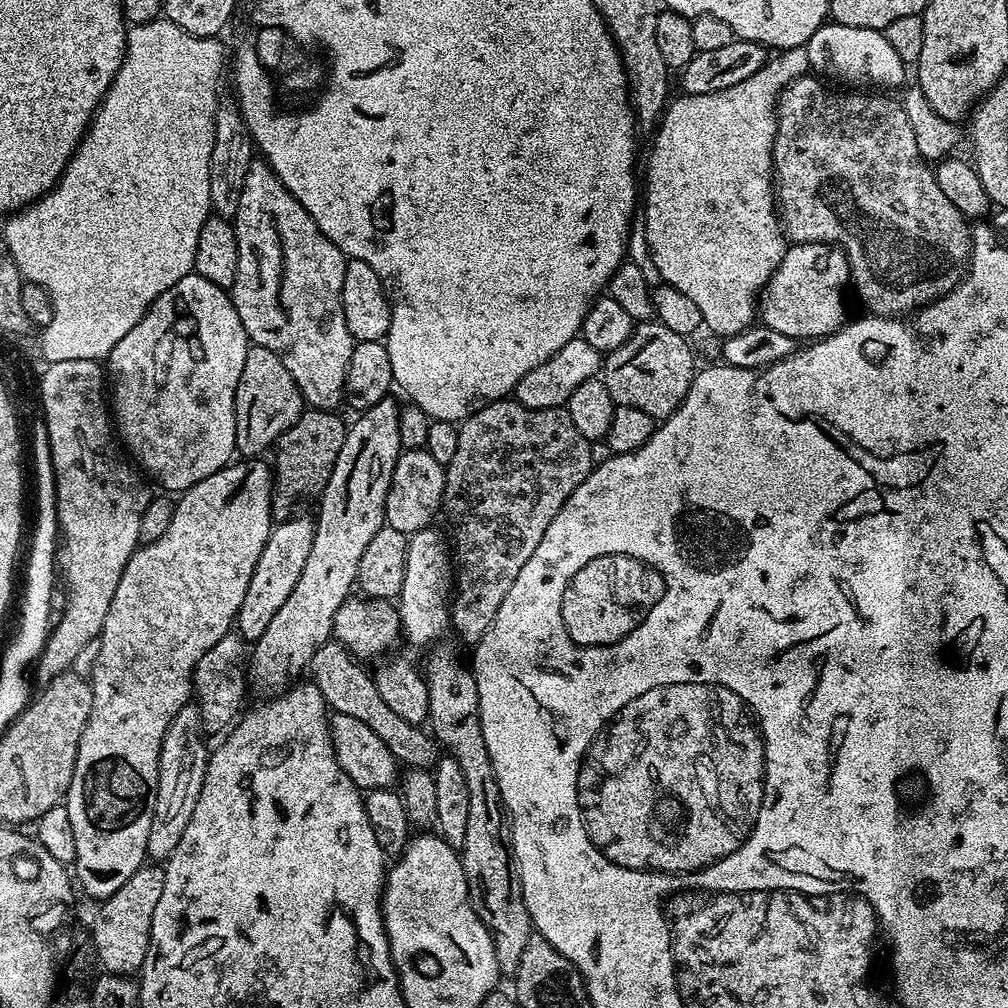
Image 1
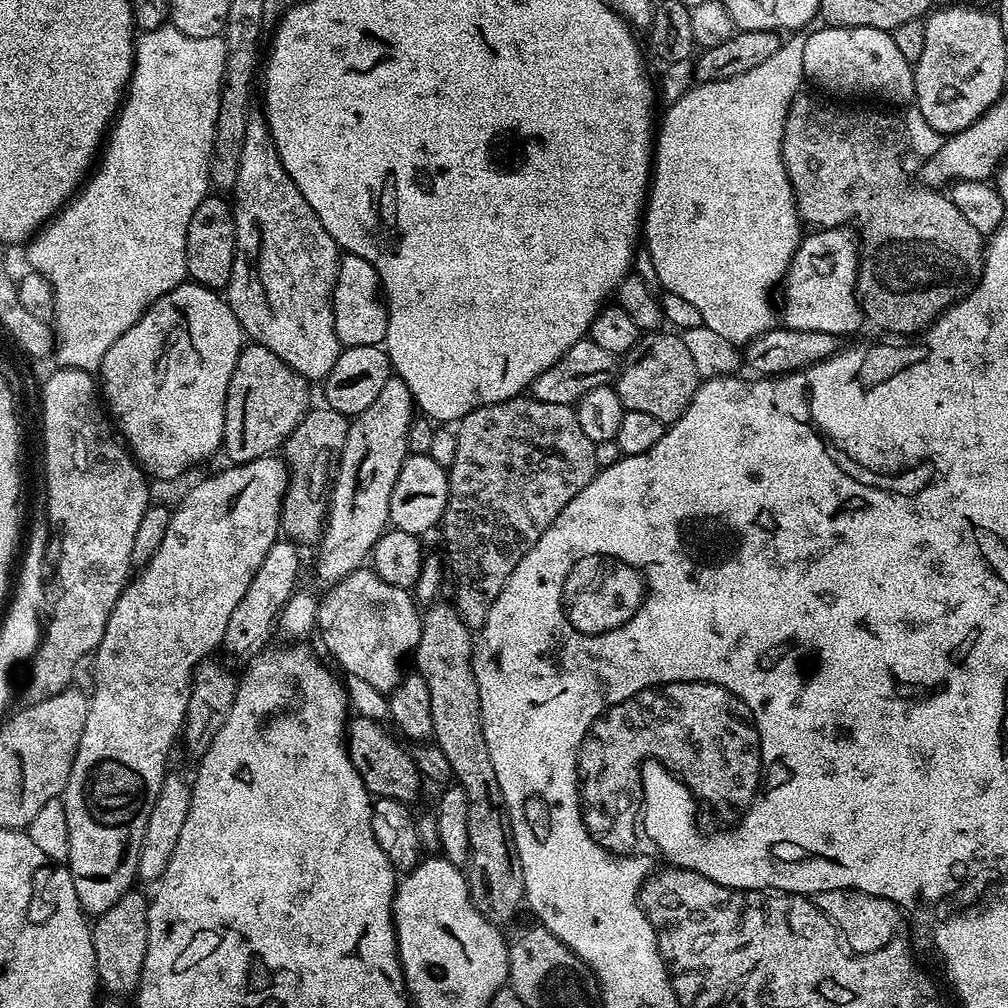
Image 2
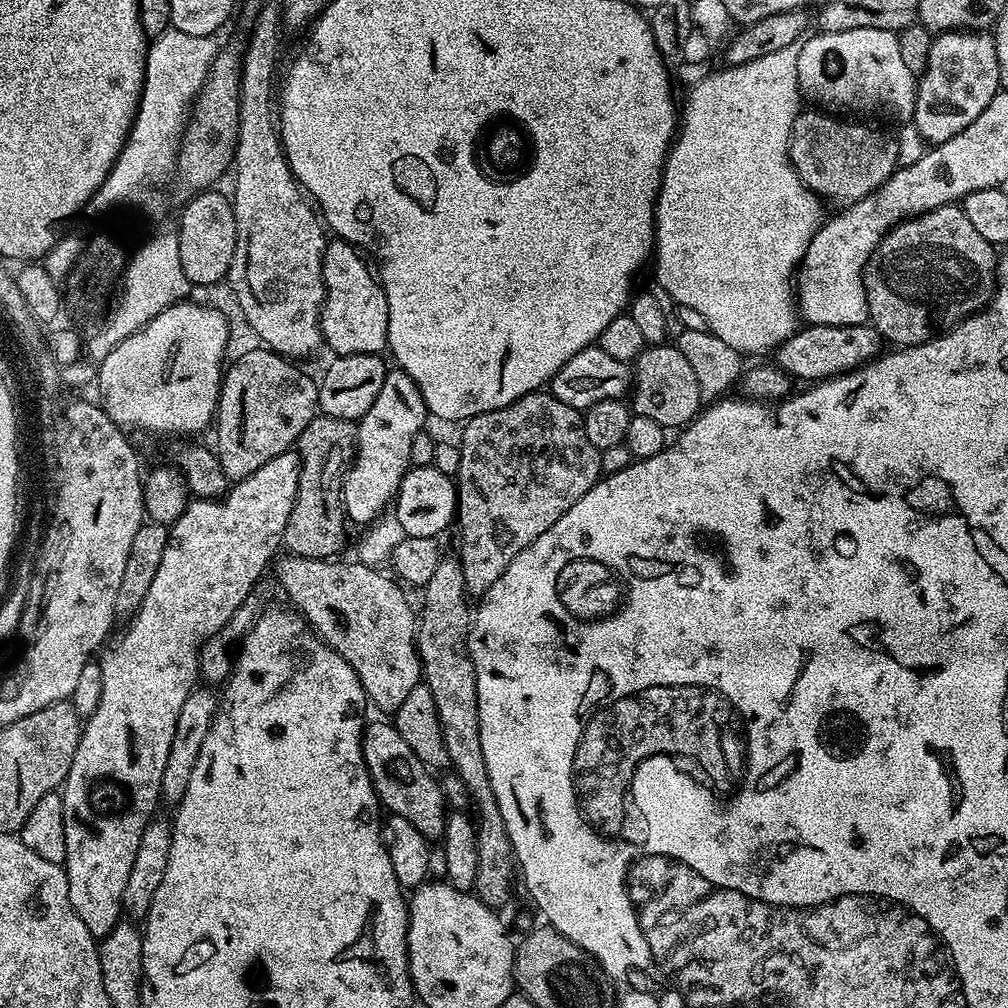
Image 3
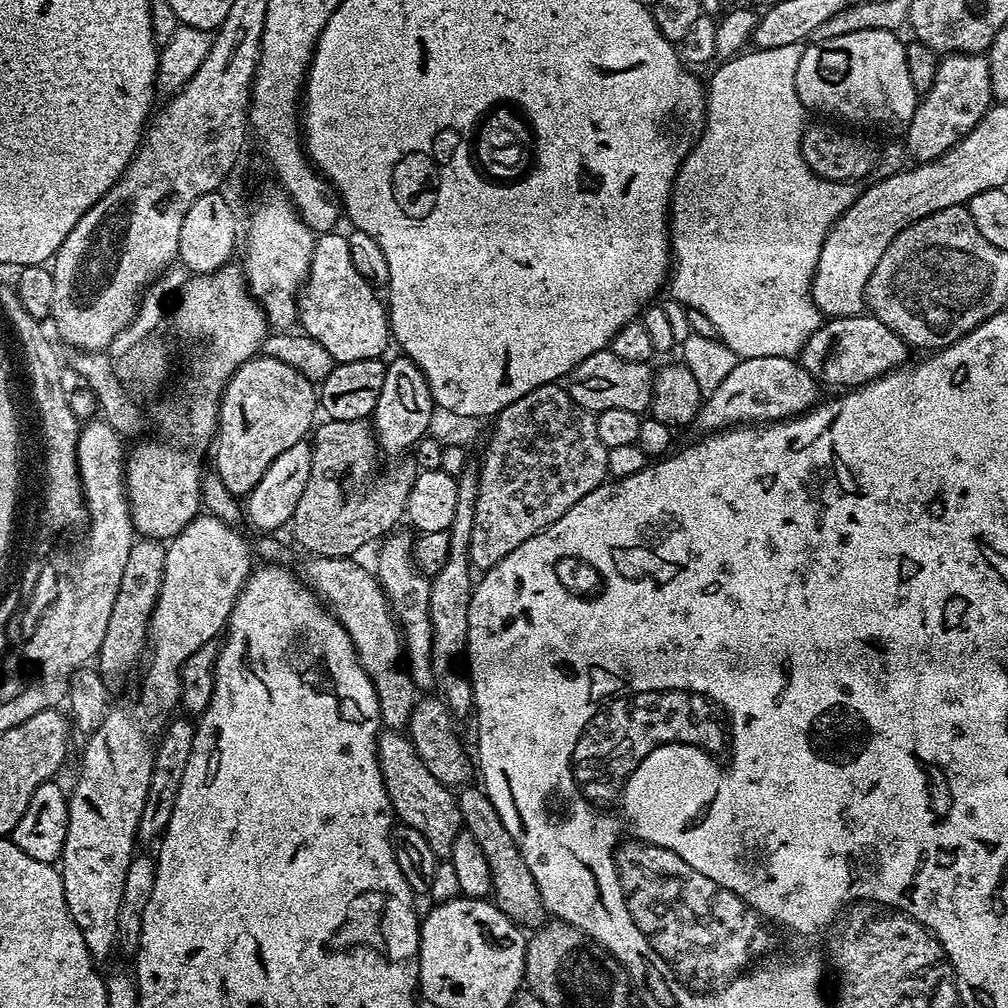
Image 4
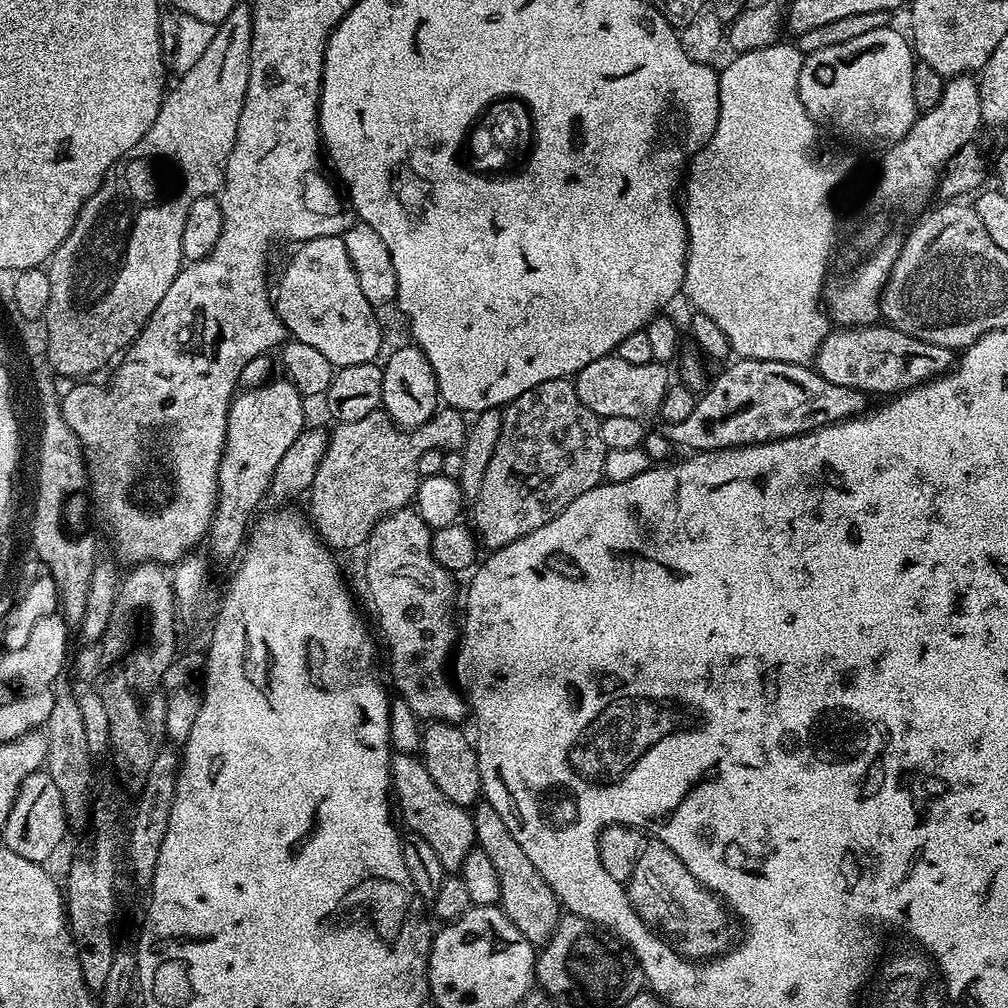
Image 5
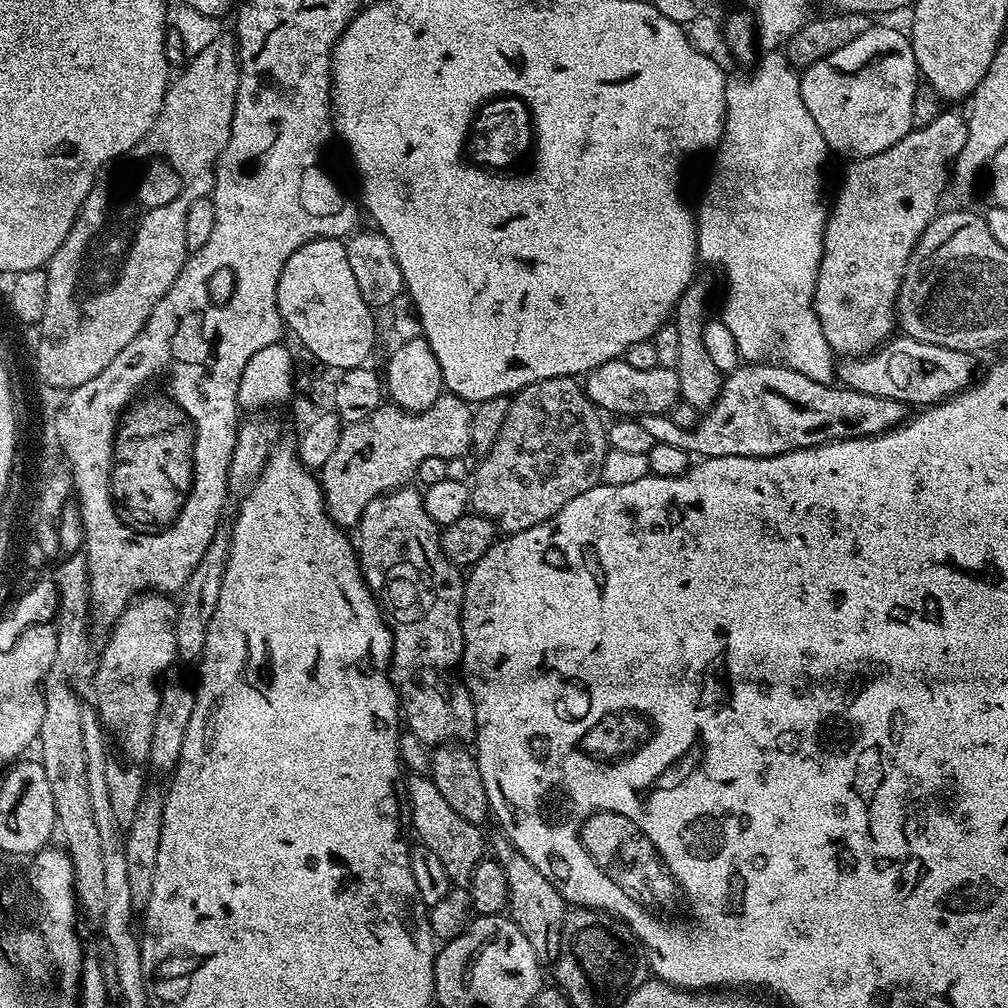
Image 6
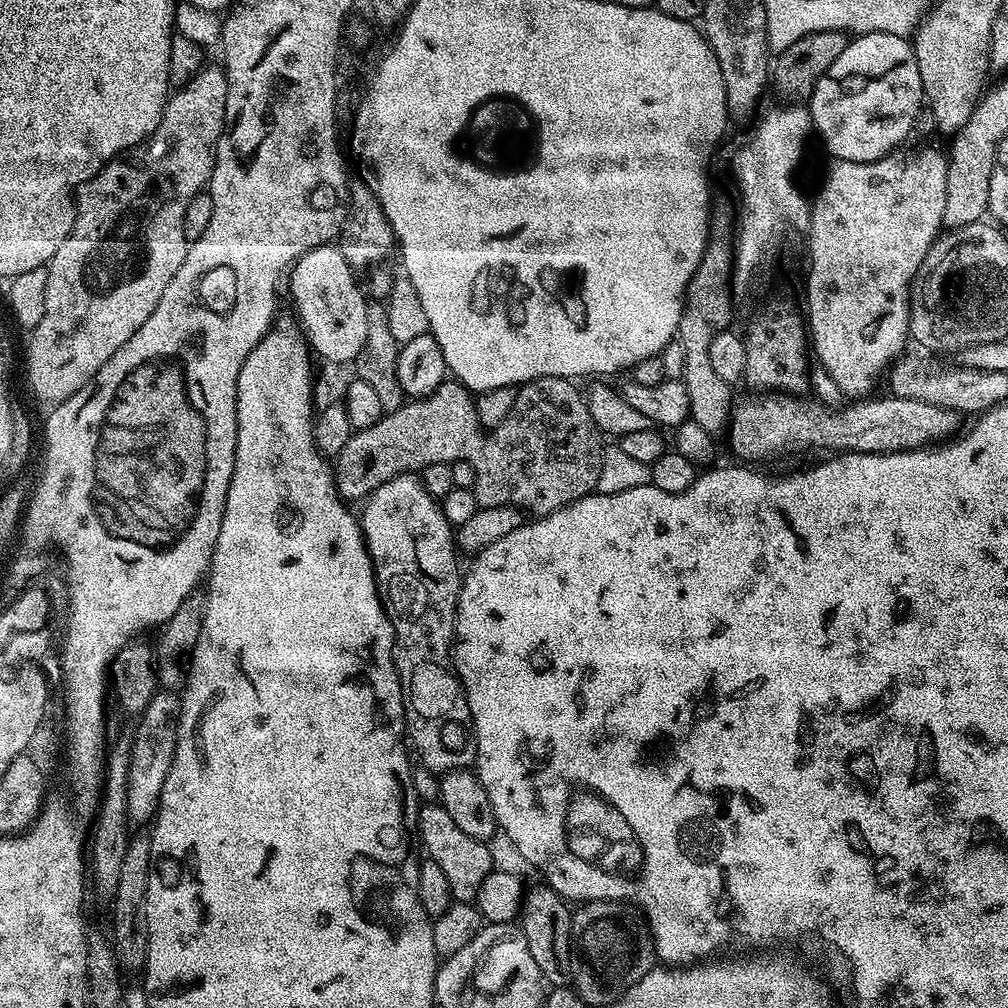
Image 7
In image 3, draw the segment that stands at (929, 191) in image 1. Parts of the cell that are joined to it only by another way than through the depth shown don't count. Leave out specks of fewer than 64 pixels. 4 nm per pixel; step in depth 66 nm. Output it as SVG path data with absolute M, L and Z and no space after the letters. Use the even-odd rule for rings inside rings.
M804 110L796 117L788 143L788 156L797 174L800 175L802 183L810 191L815 192L821 201L828 203L829 200L830 203L836 204L835 206L856 204L871 192L875 192L877 188L881 188L892 177L898 167L899 143L892 136L890 138L886 133L879 132L878 129L871 128L868 124L839 124L832 117L835 115L824 110L816 111L820 112ZM959 203L901 220L885 234L864 268L868 319L892 346L924 344L992 299L997 267L997 249L974 230Z

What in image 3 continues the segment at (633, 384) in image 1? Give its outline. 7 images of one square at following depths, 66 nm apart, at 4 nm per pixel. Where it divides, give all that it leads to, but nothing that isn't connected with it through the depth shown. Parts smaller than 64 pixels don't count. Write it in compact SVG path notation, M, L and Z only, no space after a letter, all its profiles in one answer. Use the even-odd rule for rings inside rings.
M672 342L645 347L644 353L634 361L634 387L631 389L630 408L637 416L654 418L665 430L683 429L702 411L702 399L697 375L686 362L685 355Z

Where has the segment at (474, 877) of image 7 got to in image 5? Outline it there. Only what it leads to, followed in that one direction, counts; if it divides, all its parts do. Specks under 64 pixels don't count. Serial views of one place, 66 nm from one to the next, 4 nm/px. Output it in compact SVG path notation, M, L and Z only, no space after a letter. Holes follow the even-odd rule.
M400 752L393 755L392 787L394 800L398 805L398 816L403 827L405 829L408 827L409 833L426 838L426 842L430 842L430 847L434 849L434 854L438 854L438 862L442 862L445 873L459 873L469 852L476 847L471 811L450 802L450 798L446 798L446 794L438 790L438 782L430 778L430 770L426 770L423 759L419 755Z

